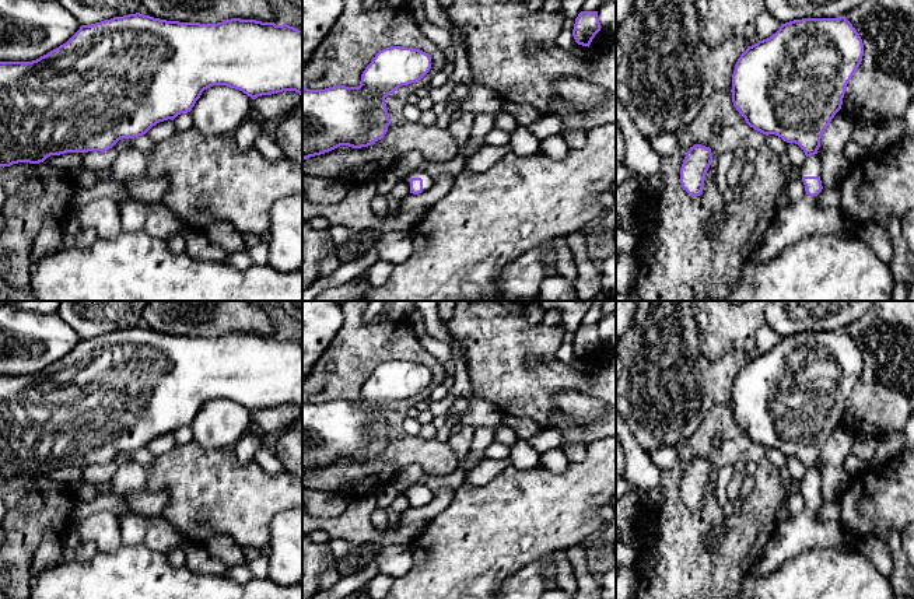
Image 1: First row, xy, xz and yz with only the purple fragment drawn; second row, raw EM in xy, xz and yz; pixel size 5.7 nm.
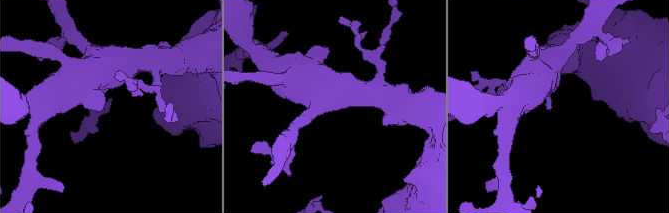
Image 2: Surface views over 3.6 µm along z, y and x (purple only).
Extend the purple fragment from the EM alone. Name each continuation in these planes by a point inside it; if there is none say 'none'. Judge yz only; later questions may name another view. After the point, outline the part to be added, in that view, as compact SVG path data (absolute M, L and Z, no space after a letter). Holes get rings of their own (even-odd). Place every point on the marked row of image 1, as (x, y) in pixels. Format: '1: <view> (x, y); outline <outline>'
1: yz (812, 167); outline M819 154L806 157L805 164L798 171L798 178L802 181L803 176L820 176L822 160Z

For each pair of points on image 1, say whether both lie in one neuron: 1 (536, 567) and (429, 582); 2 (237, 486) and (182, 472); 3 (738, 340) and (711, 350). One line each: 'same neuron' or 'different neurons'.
1: different neurons
2: same neuron
3: same neuron

